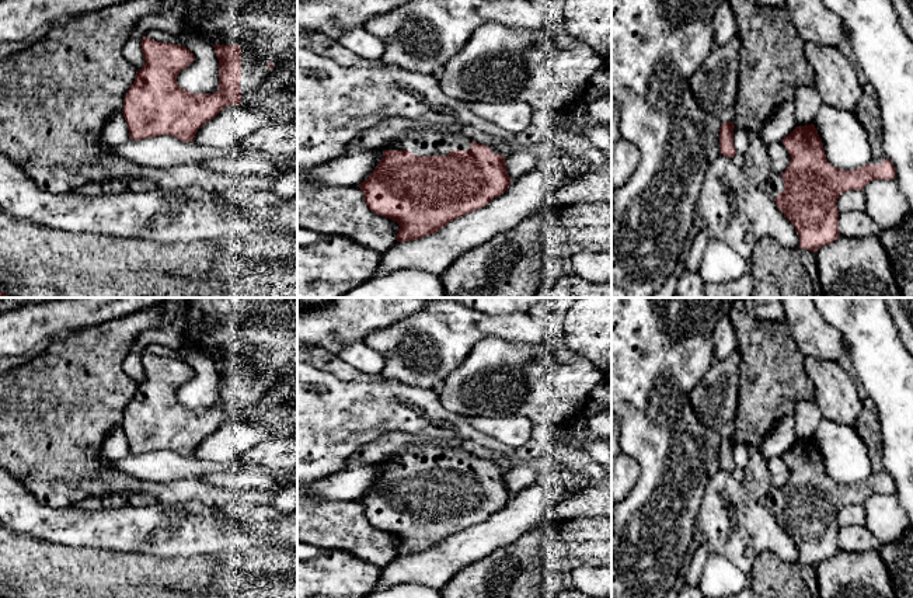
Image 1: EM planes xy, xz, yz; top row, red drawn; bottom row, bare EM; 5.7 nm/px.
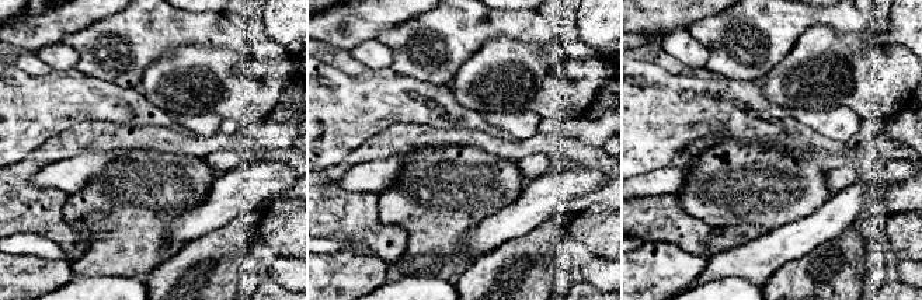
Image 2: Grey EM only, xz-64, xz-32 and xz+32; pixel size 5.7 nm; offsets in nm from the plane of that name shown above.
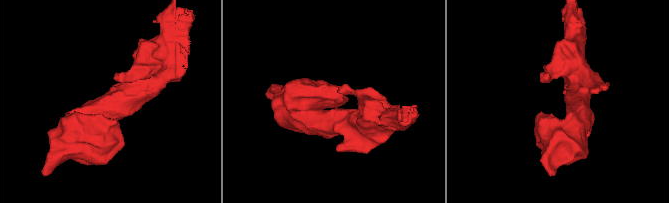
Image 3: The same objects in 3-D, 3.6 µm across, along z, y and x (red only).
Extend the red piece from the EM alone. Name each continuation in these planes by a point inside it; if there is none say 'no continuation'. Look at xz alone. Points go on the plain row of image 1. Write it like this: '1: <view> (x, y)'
1: xz (418, 458)

